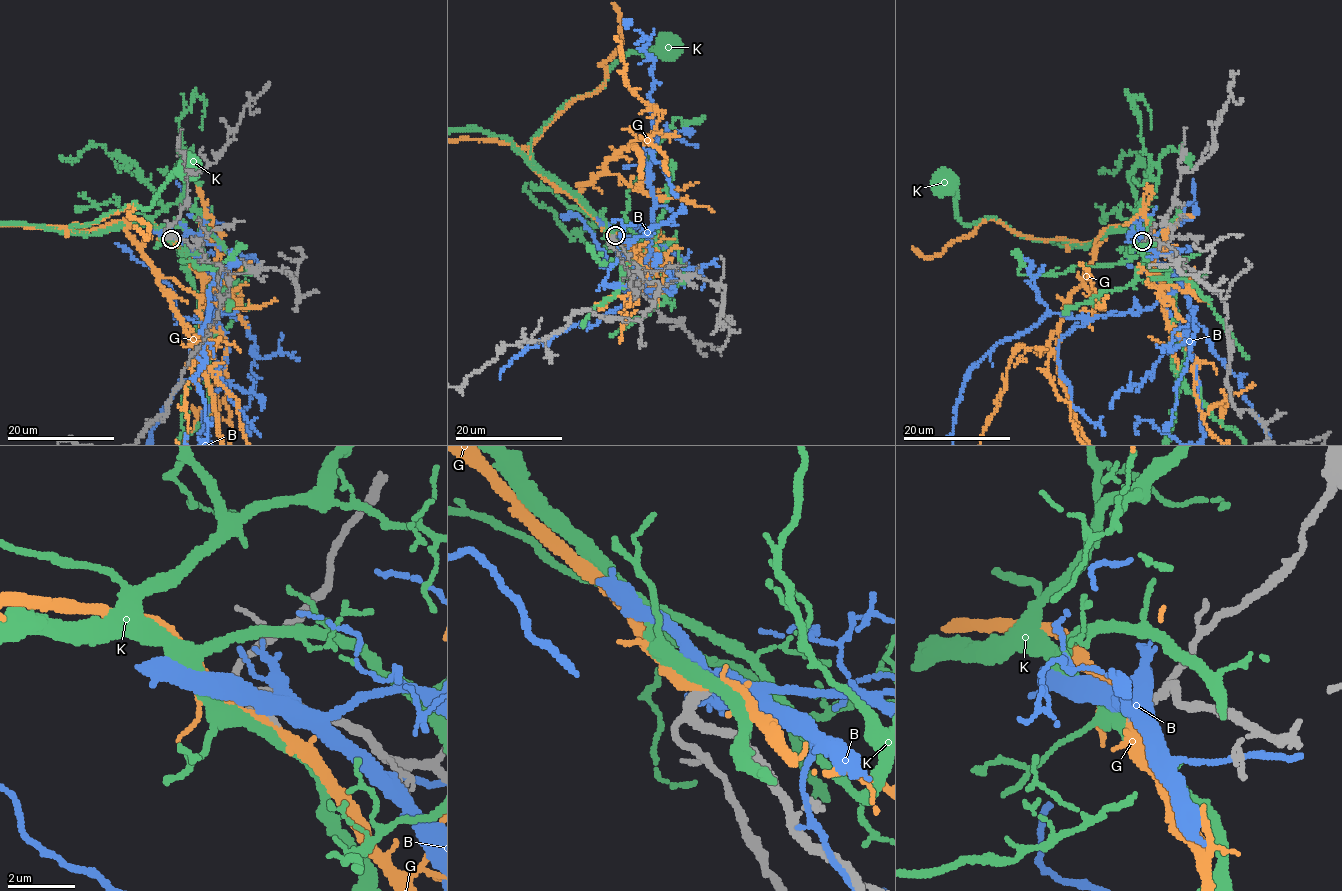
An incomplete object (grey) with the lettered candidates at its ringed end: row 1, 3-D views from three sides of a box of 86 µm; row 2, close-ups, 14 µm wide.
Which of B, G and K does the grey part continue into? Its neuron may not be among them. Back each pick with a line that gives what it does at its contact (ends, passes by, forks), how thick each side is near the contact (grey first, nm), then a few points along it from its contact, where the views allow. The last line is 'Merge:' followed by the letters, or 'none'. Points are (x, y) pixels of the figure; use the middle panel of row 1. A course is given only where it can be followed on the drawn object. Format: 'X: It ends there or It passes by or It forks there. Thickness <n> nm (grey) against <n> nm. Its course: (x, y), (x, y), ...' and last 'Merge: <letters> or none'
Merge: none

